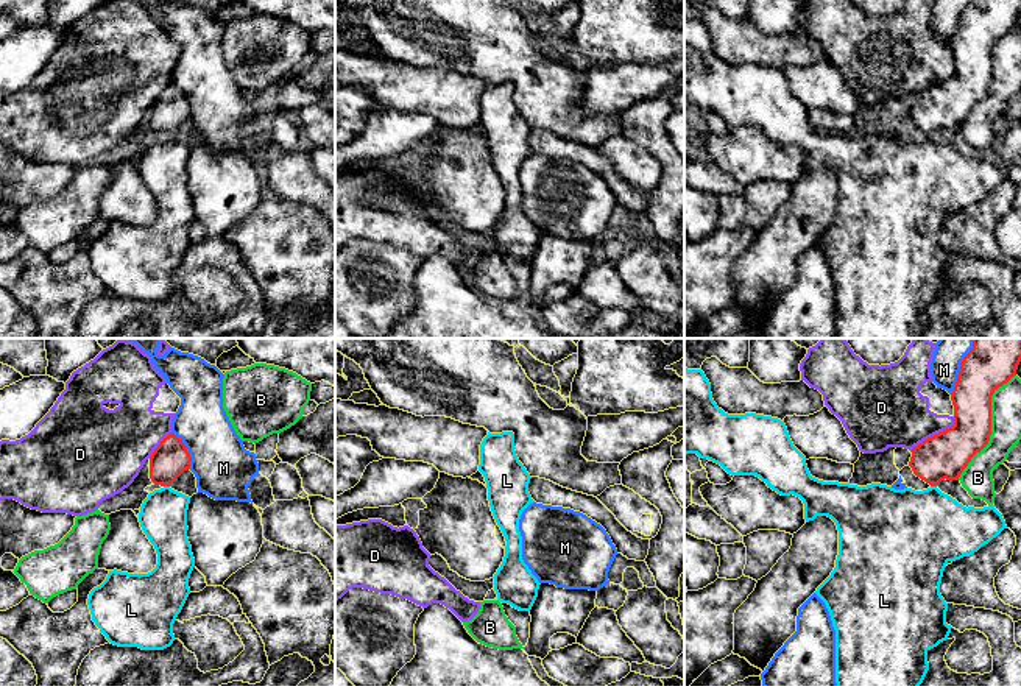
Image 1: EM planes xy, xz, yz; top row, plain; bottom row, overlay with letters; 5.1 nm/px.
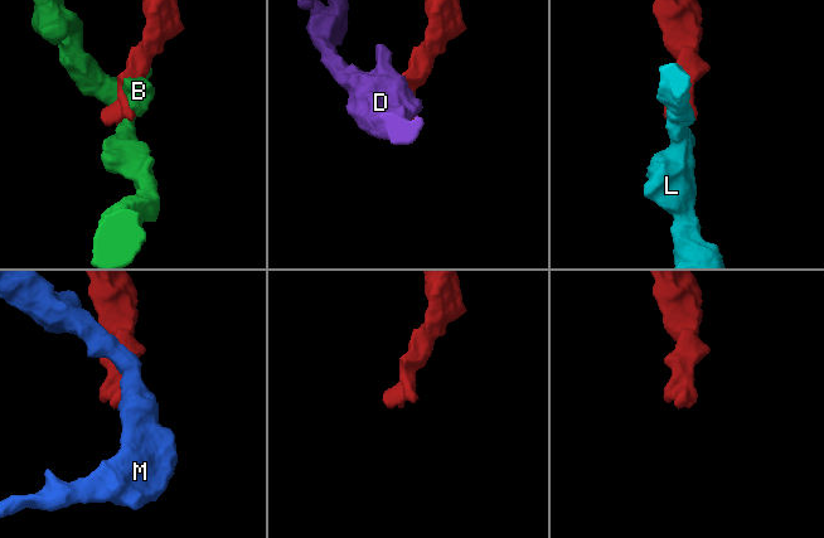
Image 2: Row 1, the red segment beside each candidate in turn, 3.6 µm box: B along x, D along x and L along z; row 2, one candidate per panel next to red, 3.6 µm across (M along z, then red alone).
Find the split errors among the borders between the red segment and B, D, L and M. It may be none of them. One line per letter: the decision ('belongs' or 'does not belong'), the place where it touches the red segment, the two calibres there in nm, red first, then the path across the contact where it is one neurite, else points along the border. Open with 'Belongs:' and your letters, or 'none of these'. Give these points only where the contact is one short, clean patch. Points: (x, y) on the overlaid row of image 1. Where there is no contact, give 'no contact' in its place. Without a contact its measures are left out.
Belongs: none of these
B: does not belong; meets red in yz at (990, 426); 220 nm thick on the red side, 160 nm on the other
D: does not belong; meets red in yz at (937, 434); 240 nm thick on the red side, 360 nm on the other
L: does not belong; meets red in xy at (167, 485); 190 nm thick on the red side, 240 nm on the other; border along xy (164, 485), (169, 487)
M: does not belong; meets red in yz at (960, 367); 260 nm thick on the red side, 180 nm on the other

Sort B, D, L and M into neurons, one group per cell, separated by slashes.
B / D / L / M

